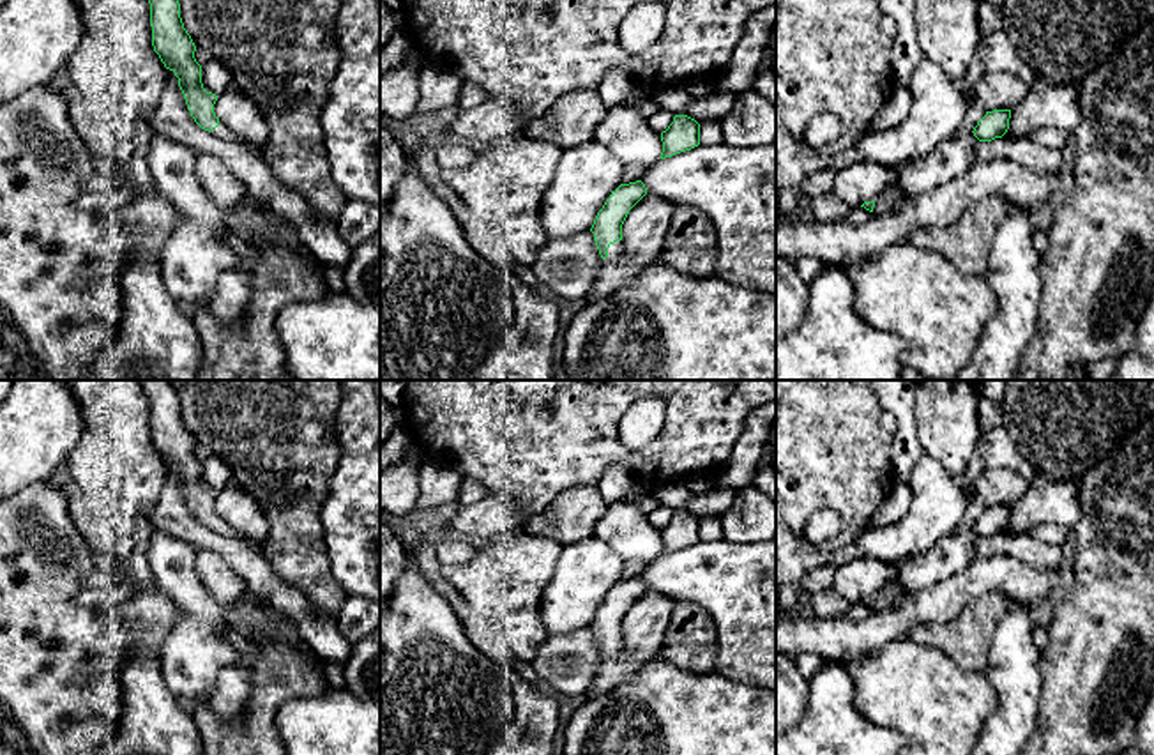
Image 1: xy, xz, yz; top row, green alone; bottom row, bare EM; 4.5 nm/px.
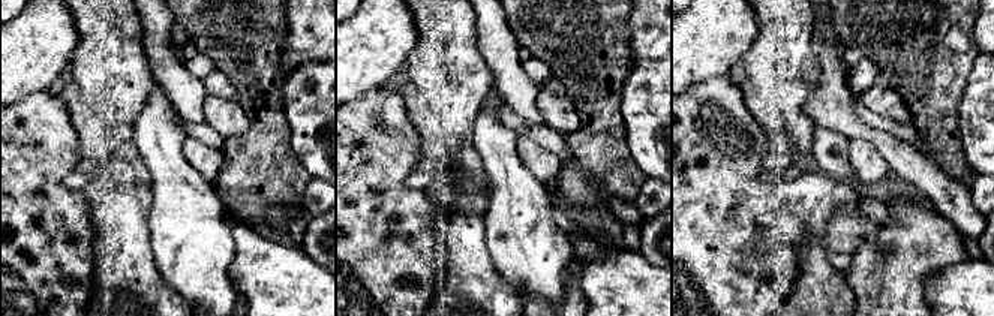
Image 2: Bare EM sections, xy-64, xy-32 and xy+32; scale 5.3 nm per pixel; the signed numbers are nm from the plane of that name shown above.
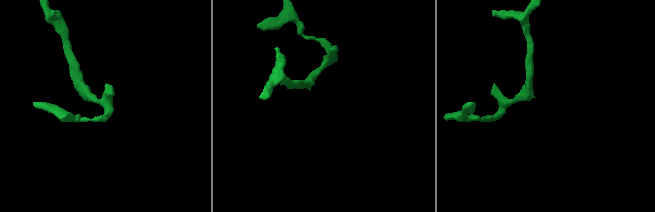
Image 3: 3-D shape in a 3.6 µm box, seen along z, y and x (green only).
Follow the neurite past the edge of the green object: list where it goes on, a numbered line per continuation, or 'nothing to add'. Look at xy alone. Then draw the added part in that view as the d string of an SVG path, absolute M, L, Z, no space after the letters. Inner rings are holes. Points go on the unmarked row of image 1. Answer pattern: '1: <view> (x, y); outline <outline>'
1: xy (221, 527); outline M219 518L219 522L216 525L210 527L210 530L214 530L219 536L224 538L242 538L230 523L226 523L223 518ZM242 538L244 541L247 541L251 546L254 546L256 550L263 550L265 543L258 543L247 538Z

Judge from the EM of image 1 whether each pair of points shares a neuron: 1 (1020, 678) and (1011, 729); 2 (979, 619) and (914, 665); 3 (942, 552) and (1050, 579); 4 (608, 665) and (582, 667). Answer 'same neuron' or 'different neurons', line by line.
1: same neuron
2: different neurons
3: different neurons
4: different neurons

